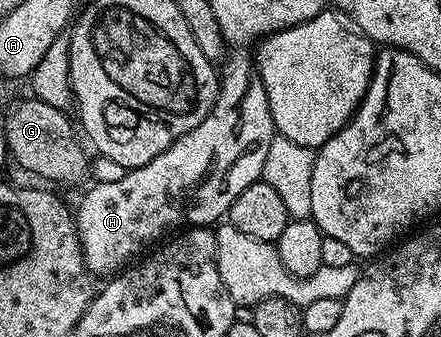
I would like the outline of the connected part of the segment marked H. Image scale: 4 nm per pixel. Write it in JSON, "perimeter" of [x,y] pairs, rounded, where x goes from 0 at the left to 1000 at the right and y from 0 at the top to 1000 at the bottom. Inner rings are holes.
{"perimeter":[[[558,151],[535,154],[531,175],[526,163],[510,178],[499,211],[490,300],[472,347],[463,347],[463,359],[454,359],[444,383],[417,395],[390,430],[381,430],[372,454],[345,466],[336,490],[293,499],[286,519],[272,525],[272,537],[213,543],[206,552],[206,567],[179,596],[177,626],[172,614],[172,671],[186,760],[209,816],[249,822],[274,807],[297,772],[320,760],[342,727],[356,724],[383,674],[413,680],[424,668],[465,674],[492,665],[519,629],[526,596],[535,596],[535,585],[544,585],[544,573],[553,573],[562,549],[592,534],[599,466],[608,454],[608,430],[617,430],[626,392],[603,279],[592,246],[578,234],[569,154],[567,163]]]}

